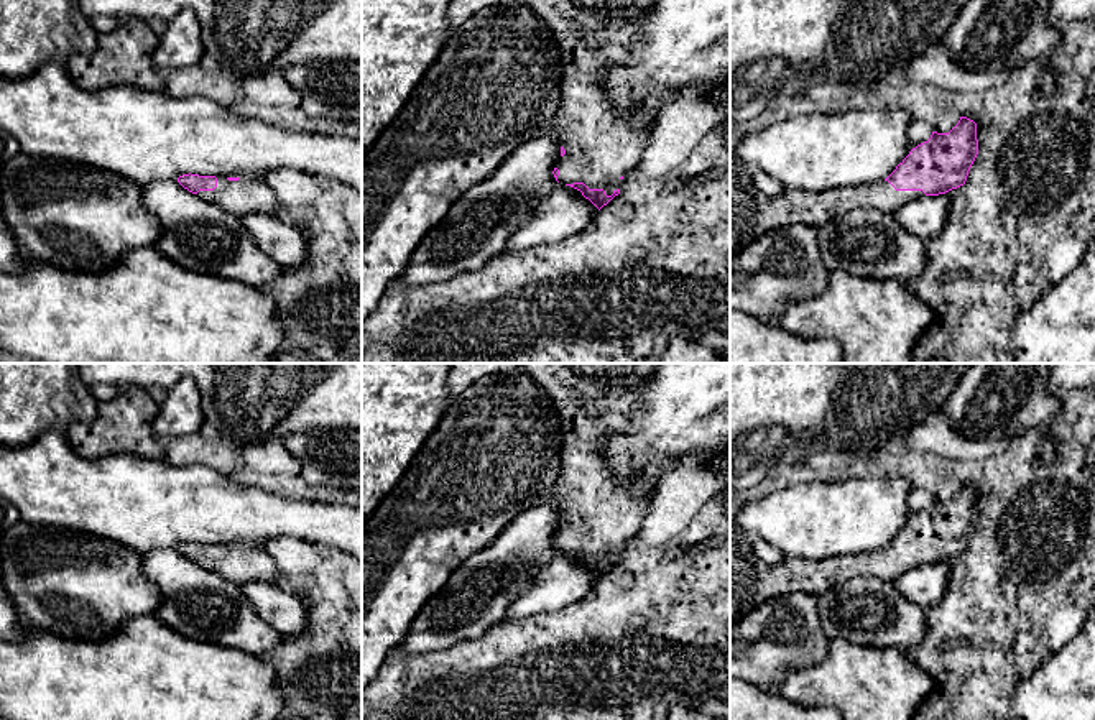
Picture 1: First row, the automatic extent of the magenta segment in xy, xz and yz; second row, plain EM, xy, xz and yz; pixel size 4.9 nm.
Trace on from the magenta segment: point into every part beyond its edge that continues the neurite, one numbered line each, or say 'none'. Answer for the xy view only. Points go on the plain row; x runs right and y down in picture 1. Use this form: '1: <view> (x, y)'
1: xy (245, 564)

